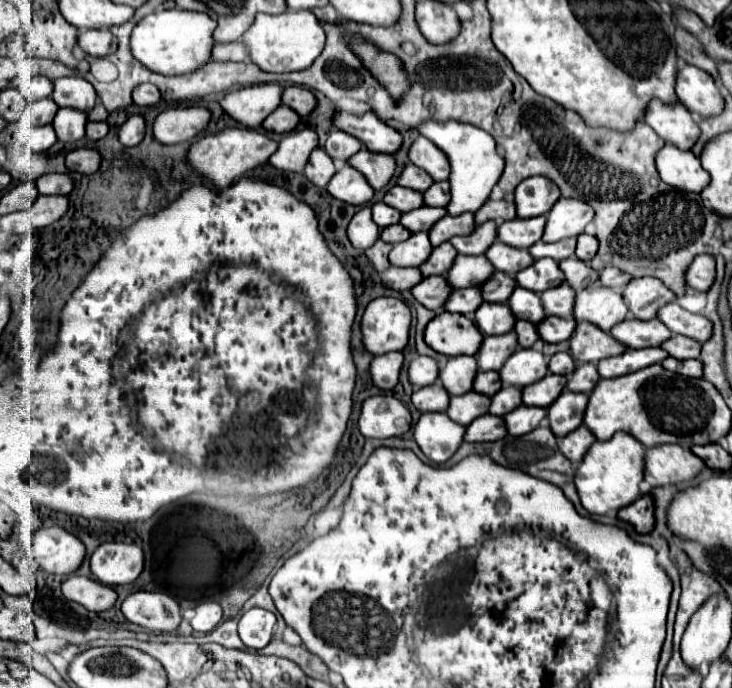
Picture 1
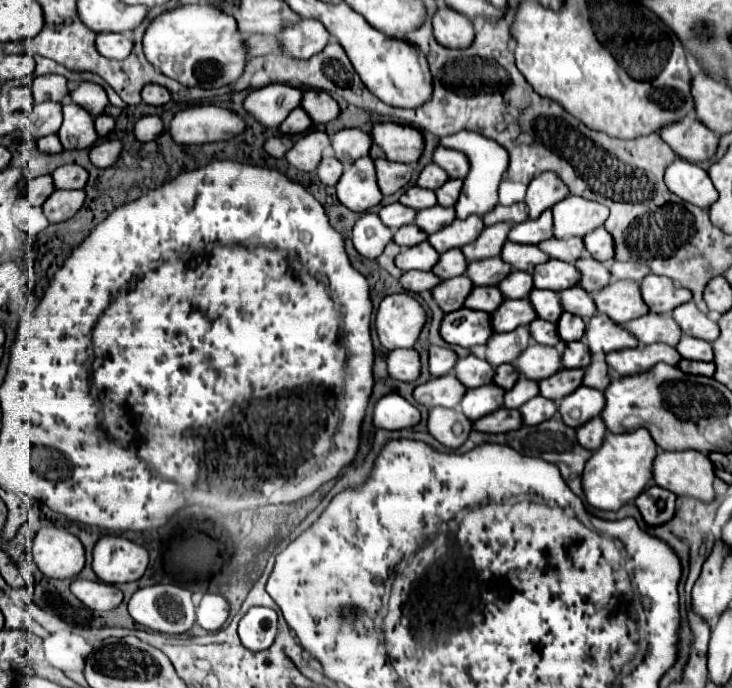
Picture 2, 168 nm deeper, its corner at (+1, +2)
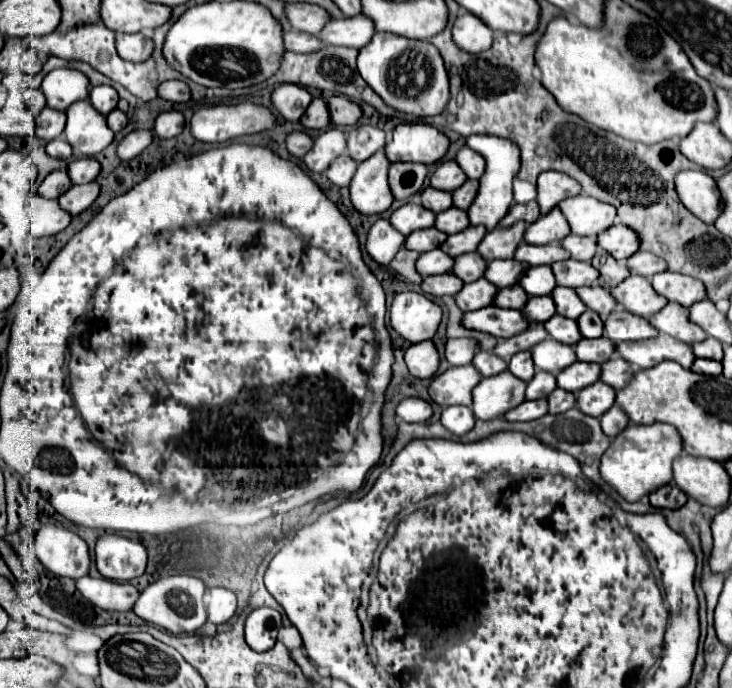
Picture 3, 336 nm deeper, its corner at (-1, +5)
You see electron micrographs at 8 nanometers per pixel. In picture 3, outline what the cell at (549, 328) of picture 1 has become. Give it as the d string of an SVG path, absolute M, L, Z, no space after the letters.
M590 309L584 311L584 313L576 319L576 323L578 323L578 327L580 327L582 337L586 337L586 339L602 337L602 327L604 327L604 323L602 323L602 319L596 317L596 313L592 313Z

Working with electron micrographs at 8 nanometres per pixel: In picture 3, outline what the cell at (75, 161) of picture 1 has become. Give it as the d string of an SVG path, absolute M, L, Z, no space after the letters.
M132 131L116 147L116 155L122 161L134 159L152 141L152 131Z

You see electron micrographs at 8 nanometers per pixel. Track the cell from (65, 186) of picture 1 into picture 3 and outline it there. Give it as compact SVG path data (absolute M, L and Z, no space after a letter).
M78 159L68 163L68 177L72 185L84 185L96 179L100 173L100 163L96 159Z

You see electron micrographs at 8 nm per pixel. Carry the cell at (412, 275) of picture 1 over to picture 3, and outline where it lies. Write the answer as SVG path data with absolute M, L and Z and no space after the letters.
M440 273L440 275L428 275L428 277L422 277L422 283L420 283L420 289L424 293L430 293L430 295L436 295L436 297L442 297L442 295L454 295L462 289L464 283L460 283L460 279L452 273Z

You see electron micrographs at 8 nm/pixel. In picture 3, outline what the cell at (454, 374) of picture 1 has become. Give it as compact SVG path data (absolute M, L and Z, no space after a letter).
M478 351L472 359L472 365L480 371L482 377L494 377L502 371L506 371L508 363L500 357L496 357L494 353L486 353L486 351Z

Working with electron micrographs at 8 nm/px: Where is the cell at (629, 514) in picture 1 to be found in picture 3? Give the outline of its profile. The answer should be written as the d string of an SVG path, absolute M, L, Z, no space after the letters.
M668 483L668 485L652 491L648 495L648 499L650 499L650 505L656 509L680 509L688 497L674 483Z

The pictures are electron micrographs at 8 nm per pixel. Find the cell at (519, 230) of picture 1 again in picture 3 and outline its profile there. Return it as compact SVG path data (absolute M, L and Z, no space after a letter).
M554 207L548 215L538 217L538 221L526 227L524 241L532 245L546 245L552 241L560 241L560 237L566 237L568 233L570 229L568 229L568 223L564 221L560 207Z

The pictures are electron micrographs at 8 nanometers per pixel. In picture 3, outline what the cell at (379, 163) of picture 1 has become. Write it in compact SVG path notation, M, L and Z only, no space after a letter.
M392 163L388 169L388 183L394 199L402 201L422 189L428 169L422 163Z

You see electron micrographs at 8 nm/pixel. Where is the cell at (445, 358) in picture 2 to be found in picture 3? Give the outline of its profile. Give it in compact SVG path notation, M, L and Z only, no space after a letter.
M448 339L446 343L446 361L456 367L456 365L468 365L478 351L478 341L476 339Z

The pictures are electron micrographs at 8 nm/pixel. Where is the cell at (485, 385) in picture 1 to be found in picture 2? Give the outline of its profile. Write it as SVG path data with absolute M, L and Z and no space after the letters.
M502 364L496 368L496 376L494 376L494 384L502 386L504 390L510 390L518 380L518 372L514 372L512 364Z

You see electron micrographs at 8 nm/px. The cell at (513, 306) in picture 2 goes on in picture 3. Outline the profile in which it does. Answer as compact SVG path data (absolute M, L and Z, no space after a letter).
M548 295L528 297L526 305L522 307L522 313L528 319L528 323L544 323L544 321L548 321L548 317L552 317L556 313L556 307L552 305L552 297L548 297Z

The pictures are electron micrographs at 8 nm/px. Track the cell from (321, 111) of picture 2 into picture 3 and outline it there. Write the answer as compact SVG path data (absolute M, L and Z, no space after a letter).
M344 95L326 97L326 105L328 105L328 111L330 111L332 125L356 125L356 121L362 115L360 107Z

